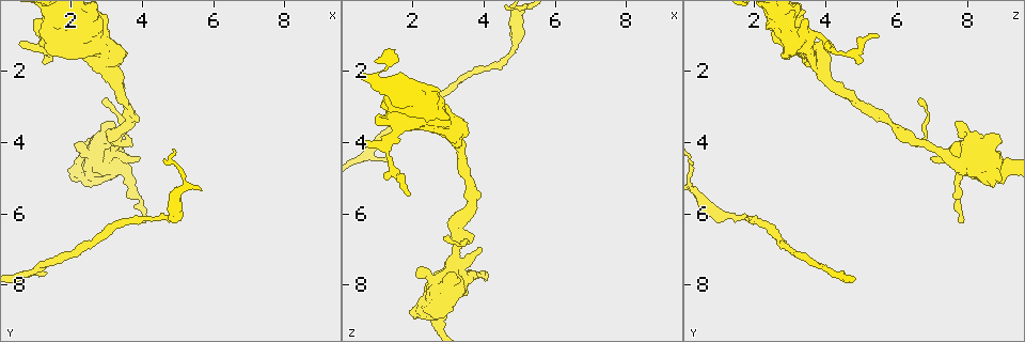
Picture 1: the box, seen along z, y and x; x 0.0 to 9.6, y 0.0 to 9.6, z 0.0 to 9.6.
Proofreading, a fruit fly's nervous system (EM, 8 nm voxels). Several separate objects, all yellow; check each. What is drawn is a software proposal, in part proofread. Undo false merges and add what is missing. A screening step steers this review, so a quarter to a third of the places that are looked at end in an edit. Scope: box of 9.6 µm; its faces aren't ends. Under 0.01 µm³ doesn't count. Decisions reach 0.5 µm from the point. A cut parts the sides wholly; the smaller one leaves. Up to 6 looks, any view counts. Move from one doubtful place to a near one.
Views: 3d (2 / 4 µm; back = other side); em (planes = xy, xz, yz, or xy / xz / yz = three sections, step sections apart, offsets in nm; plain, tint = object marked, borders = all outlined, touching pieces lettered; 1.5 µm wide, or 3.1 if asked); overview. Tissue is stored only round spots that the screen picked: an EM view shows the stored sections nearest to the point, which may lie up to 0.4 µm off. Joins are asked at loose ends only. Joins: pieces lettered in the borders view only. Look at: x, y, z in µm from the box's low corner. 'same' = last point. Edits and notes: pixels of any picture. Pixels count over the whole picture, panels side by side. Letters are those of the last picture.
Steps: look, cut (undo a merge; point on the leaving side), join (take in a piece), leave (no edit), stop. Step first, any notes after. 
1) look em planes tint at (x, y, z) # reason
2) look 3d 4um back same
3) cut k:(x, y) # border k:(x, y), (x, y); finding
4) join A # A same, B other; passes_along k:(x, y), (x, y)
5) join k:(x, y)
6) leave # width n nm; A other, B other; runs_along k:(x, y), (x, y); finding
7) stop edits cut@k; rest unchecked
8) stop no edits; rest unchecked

look em planes borders at (2.05, 4.10, 7.70) # an open end

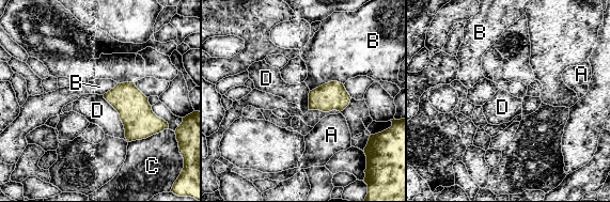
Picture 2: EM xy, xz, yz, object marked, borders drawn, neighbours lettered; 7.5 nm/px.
leave # A other, B other, C other, D other; border 2:(103, 95), (119, 114), (127, 140); no lettered piece goes on from it

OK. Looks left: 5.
look em planes borders at (2.65, 5.00, 9.05) # branch stops here

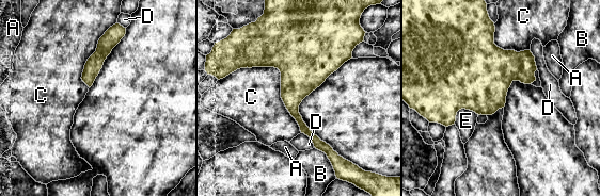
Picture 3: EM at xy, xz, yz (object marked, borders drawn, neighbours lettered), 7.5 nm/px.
leave # longest_contact C 700 nm; A other, B other, C other, D other, E other; none of them fits

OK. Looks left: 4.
look em planes borders at (2.90, 2.75, 6.70) # thin end

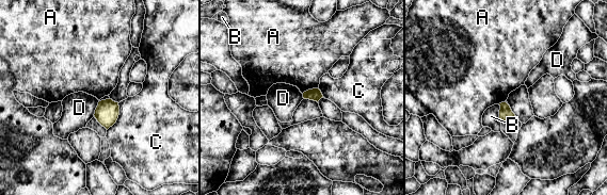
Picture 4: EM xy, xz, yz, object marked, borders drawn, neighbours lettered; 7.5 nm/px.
leave # A other, B other, C other, D other; border 4:(99, 101), (93, 115); no lettered piece goes on from it

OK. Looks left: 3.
stop no edits; rest unchecked

